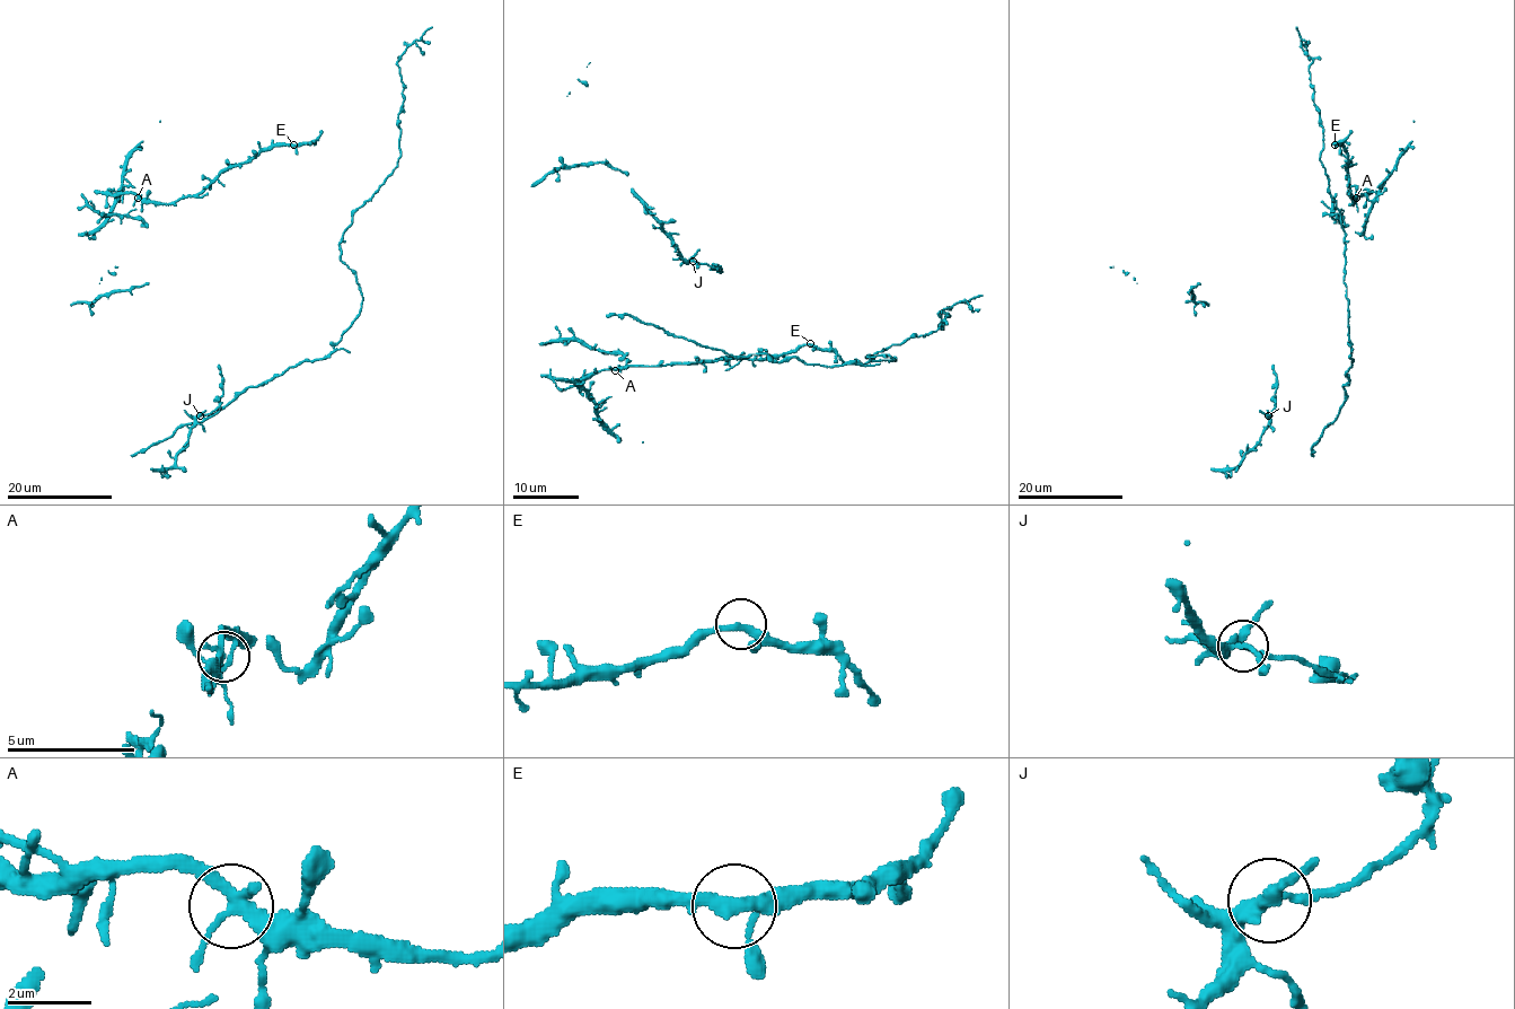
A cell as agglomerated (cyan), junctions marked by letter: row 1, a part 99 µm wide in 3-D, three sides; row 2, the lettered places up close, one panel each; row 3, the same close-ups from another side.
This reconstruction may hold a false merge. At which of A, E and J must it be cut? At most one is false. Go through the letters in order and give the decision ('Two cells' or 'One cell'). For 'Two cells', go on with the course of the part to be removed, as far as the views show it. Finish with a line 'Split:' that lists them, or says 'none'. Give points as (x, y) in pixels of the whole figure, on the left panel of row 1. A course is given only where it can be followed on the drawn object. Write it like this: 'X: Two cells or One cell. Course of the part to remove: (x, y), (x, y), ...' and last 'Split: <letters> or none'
A: One cell
E: One cell
J: Two cells. Course of the part to remove: (200, 415), (210, 414), (219, 405), (223, 391), (218, 365)
Split: J

